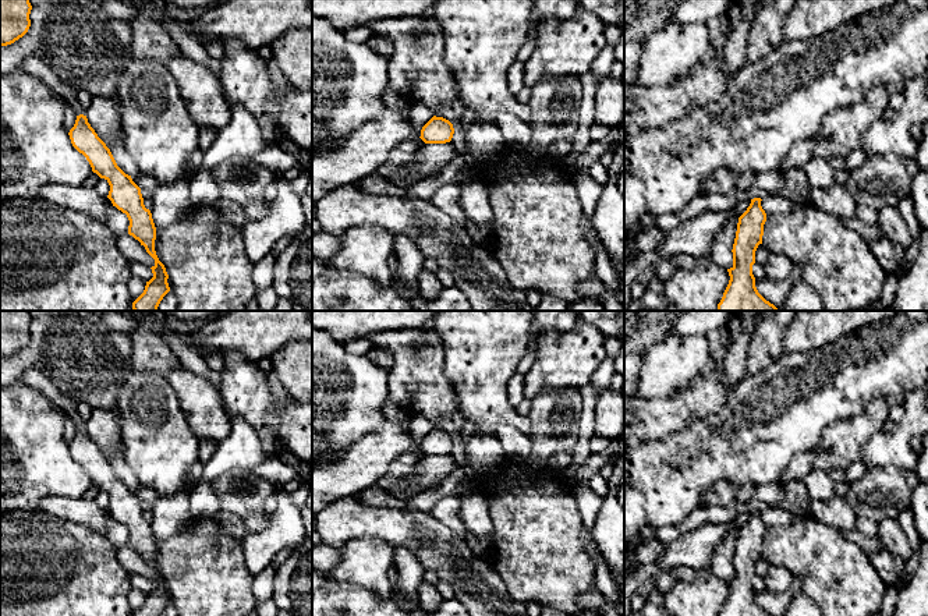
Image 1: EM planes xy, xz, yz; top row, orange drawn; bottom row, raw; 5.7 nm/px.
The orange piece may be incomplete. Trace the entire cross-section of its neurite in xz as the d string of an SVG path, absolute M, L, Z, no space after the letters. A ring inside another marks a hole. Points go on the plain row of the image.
M433 428L421 442L421 452L425 456L446 456L450 454L454 446L453 436L443 431Z

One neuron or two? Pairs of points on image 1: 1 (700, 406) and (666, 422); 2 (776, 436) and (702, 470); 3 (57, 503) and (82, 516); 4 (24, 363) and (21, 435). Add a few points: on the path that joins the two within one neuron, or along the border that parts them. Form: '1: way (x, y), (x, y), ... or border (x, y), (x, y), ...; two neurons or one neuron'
1: way (691, 406), (683, 407), (675, 414); one neuron
2: way (758, 436), (721, 463); one neuron
3: way (63, 507), (77, 510); one neuron
4: border (14, 382), (21, 383); two neurons

